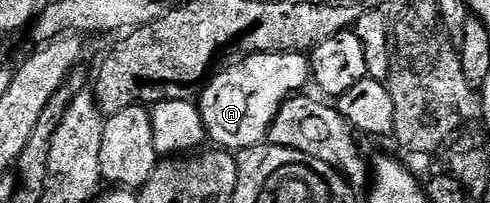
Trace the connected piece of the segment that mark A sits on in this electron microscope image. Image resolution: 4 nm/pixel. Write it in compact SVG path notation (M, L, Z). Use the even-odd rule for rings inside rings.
M307 53L255 54L241 62L225 65L225 70L211 75L198 98L204 129L217 147L239 152L261 145L268 131L276 123L280 106L289 98L299 95L308 82L310 58ZM309 62L309 66L308 66Z

